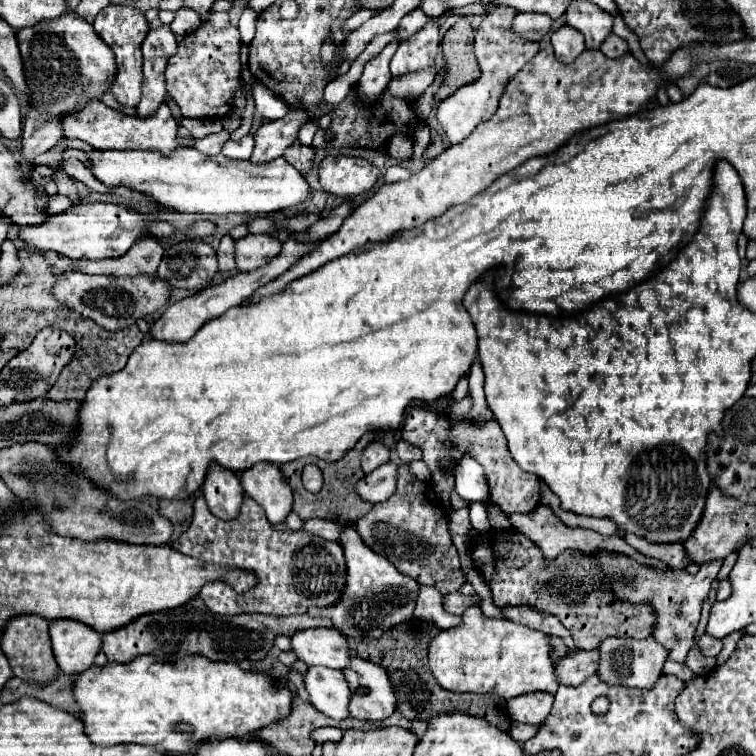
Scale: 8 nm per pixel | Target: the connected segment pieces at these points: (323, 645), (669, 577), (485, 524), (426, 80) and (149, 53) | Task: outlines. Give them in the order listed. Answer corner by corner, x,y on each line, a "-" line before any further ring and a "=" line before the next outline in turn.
312,627
296,631
290,637
292,651
306,665
324,665
344,669
350,659
350,647
344,635
328,627
=
600,549
592,553
592,559
598,561
600,571
606,575
604,579
608,579
608,583
612,585
612,591
618,601
628,601
632,605
648,603
654,609
656,625
654,625
652,637
658,643
662,643
662,647
668,651
670,661
684,665
686,655
694,645
694,633
700,621
704,599
708,597
710,583
716,579
722,567
722,561
704,563
696,575
690,575
686,573
686,569
674,569
674,567
666,567
664,571
660,571
654,565
638,563
624,553
616,553
608,549
=
480,500
472,501
469,514
472,526
482,534
488,533
491,530
491,525
483,503
=
434,65
430,69
424,69
424,71
418,71
418,73
410,73
410,75
404,75
404,77
394,77
390,83
388,83
388,93
398,99
404,99
408,101
410,97
416,97
416,95
422,95
434,81
436,77
436,69
=
168,25
148,31
148,35
142,43
144,87
142,87
142,101
136,107
136,117
146,119
162,105
162,101
166,97
164,71
166,71
168,59
176,51
178,51
178,41

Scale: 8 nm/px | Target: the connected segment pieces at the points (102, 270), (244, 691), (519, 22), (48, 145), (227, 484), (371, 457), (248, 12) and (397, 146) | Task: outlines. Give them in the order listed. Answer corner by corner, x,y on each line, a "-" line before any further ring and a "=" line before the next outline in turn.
142,235
142,239
136,241
128,249
128,253
122,259
104,259
104,261
88,261
88,259
70,259
70,265
74,271
88,273
88,275
154,275
158,269
158,263
164,255
164,247
158,239
=
138,655
128,663
114,661
102,667
92,665
88,671
72,675
72,693
90,741
98,745
138,743
150,747
164,743
164,751
172,753
188,753
192,745
202,739
244,737
250,731
258,731
268,723
286,717
292,703
292,693
274,687
268,675
260,671
244,671
236,663
214,663
202,655
188,655
176,663
162,661
154,655
=
518,13
512,19
510,31
516,35
530,39
530,41
540,41
548,31
550,31
550,17
548,15
536,15
536,13
=
74,11
20,29
18,45
24,59
24,71
32,101
20,147
20,167
22,175
26,177
32,171
34,157
52,149
64,137
58,125
58,117
76,111
90,99
98,99
98,95
108,89
108,81
114,75
116,63
110,47
106,47
92,25
78,17
=
212,463
206,471
202,495
216,517
234,519
234,515
238,515
238,507
242,503
242,487
238,475
224,469
222,465
=
374,441
374,443
370,443
368,447
364,447
362,459
360,459
364,473
374,471
376,467
384,465
386,461
388,461
388,451
386,451
386,447
384,447
380,441
=
246,5
244,11
242,11
242,17
240,17
240,23
238,23
238,29
240,29
240,35
242,35
242,43
246,43
246,45
254,37
256,19
258,19
258,13
250,5
=
394,135
386,145
386,151
392,159
406,161
412,155
412,139
408,135

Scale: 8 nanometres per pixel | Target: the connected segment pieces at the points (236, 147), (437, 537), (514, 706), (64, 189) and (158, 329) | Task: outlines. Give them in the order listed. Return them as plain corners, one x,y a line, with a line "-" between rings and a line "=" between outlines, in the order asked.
249,133
240,141
226,141
222,147
222,153
232,159
250,159
252,147
254,147
254,137
=
408,465
398,467
396,493
390,499
376,503
362,519
358,519
356,531
366,547
386,557
402,575
412,577
420,585
436,587
442,595
454,593
462,587
464,577
460,571
460,559
448,535
446,517
440,515
440,505
424,495
424,483
408,471
=
546,691
526,693
508,701
508,715
512,721
538,725
550,713
552,701
554,701
554,695
=
64,153
64,157
62,157
62,161
58,163
58,167
52,167
52,171
54,171
54,175
52,175
52,181
56,183
56,187
58,187
58,193
62,193
62,195
66,195
66,197
70,197
74,203
78,201
78,189
76,189
76,185
74,185
74,179
68,175
68,173
64,173
64,161
66,161
66,153
=
286,241
284,247
282,247
282,253
278,257
274,257
270,263
266,263
264,267
260,267
256,271
250,271
250,273
238,273
238,275
228,277
226,281
222,281
218,285
206,287
206,289
202,289
198,293
192,293
192,295
188,295
188,297
176,301
176,303
172,303
164,311
164,315
160,319
156,319
156,323
152,325
152,329
150,329
152,339
156,339
156,341
168,341
168,343
186,343
206,321
210,321
214,317
220,317
230,307
236,307
244,299
248,299
258,287
266,285
266,281
276,279
282,271
286,271
286,267
290,267
290,263
294,259
298,259
298,255
302,255
302,251
306,251
306,247
310,247
310,245
298,245
294,241

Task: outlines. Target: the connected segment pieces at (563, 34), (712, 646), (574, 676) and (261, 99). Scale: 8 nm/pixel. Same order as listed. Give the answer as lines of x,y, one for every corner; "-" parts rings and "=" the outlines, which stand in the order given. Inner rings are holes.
562,25
552,31
552,47
556,57
562,59
562,63
572,63
586,49
582,35
568,25
=
708,633
700,635
698,641
696,641
696,645
700,647
702,655
714,655
714,653
720,653
720,649
722,649
722,641
716,639
716,637
712,637
712,635
708,635
=
574,649
574,651
566,653
560,661
554,663
554,675
560,685
578,687
590,675
596,673
596,667
598,667
598,653
596,651
=
256,81
252,85
252,97
256,103
256,111
264,117
264,119
280,119
286,115
288,107
284,105
284,99
280,95
274,95
272,89
268,89
264,83

